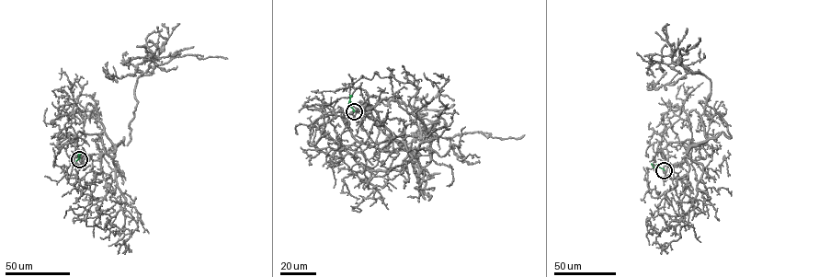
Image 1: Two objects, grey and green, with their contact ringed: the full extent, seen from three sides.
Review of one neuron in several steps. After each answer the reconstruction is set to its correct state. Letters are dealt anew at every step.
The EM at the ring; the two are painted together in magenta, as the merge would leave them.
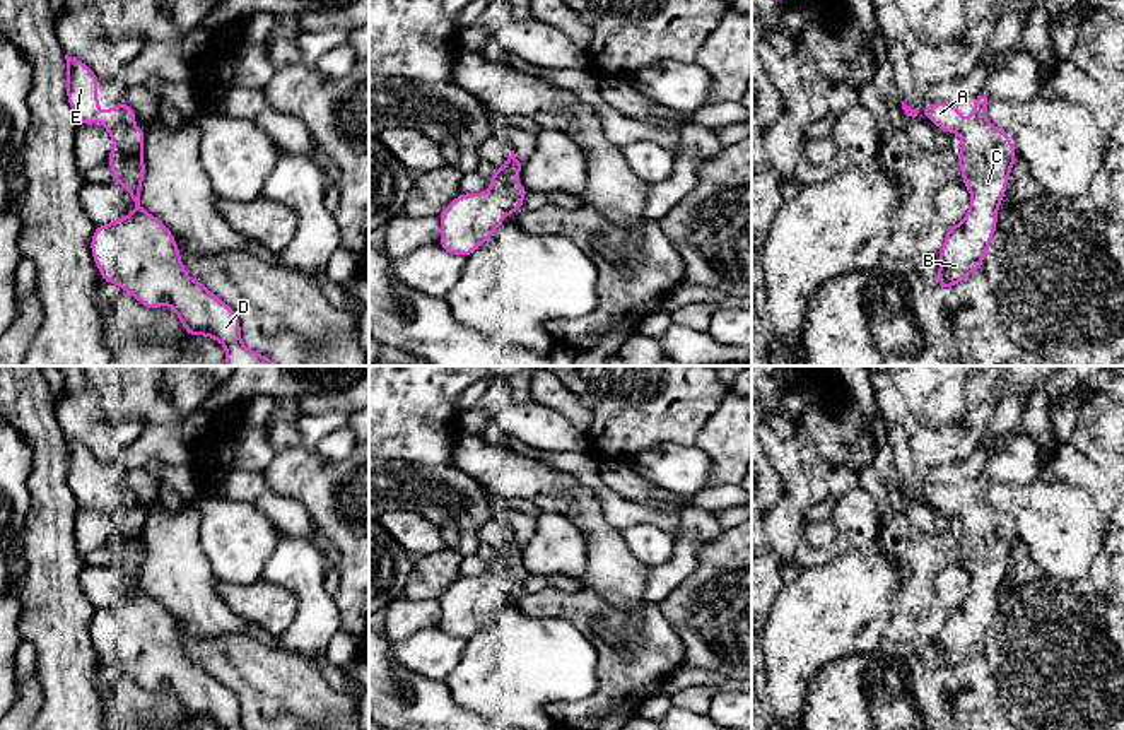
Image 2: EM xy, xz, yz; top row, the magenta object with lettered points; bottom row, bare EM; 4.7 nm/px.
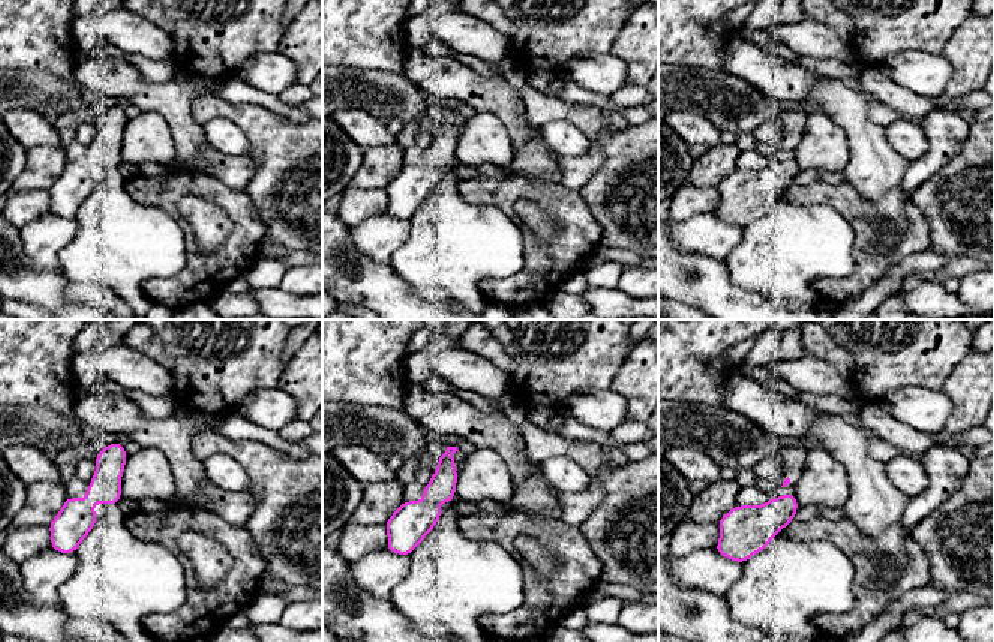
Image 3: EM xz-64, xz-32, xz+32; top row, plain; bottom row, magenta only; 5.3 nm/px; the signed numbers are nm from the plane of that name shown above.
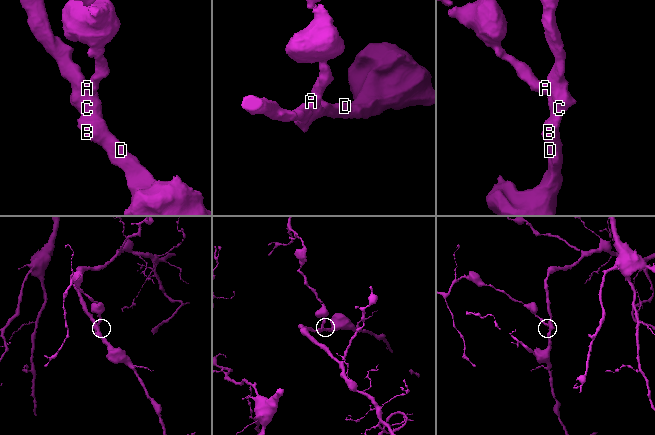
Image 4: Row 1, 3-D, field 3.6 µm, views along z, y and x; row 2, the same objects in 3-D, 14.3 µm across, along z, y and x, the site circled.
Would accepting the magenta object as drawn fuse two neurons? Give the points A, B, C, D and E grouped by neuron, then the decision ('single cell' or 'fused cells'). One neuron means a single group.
A B C D E; single cell

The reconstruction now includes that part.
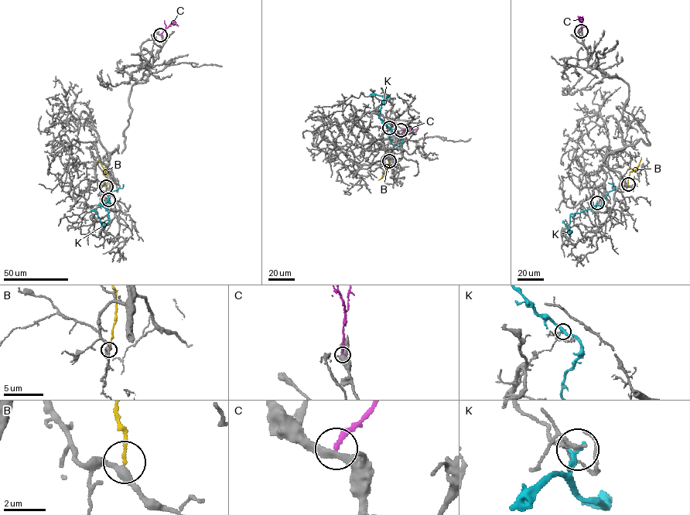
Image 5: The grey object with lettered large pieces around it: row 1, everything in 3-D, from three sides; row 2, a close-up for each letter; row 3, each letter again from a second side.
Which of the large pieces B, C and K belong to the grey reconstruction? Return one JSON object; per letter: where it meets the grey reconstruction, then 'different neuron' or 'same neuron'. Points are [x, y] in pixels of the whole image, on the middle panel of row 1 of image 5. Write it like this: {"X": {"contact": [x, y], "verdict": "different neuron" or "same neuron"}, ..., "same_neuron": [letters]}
{"B": {"contact": [389, 161], "verdict": "same neuron"}, "C": {"contact": [401, 130], "verdict": "different neuron"}, "K": {"contact": [389, 127], "verdict": "different neuron"}, "same_neuron": ["B"]}

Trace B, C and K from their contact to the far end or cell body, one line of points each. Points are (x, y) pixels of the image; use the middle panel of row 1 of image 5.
B: (389, 161), (386, 173), (378, 179)
C: (401, 130), (416, 128)
K: (389, 127), (379, 114), (382, 103), (389, 96), (374, 93), (369, 96)

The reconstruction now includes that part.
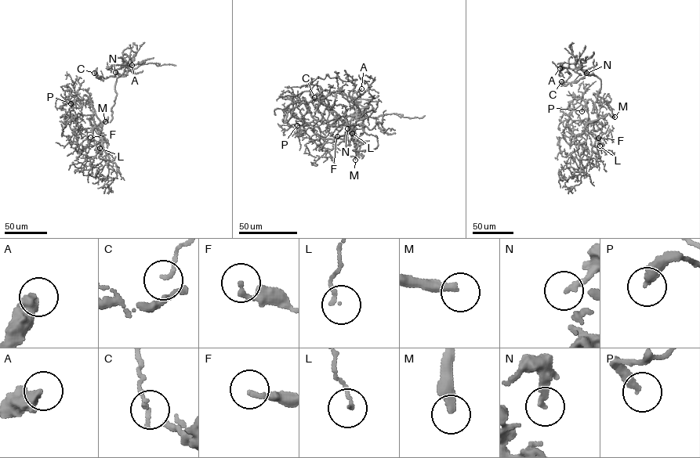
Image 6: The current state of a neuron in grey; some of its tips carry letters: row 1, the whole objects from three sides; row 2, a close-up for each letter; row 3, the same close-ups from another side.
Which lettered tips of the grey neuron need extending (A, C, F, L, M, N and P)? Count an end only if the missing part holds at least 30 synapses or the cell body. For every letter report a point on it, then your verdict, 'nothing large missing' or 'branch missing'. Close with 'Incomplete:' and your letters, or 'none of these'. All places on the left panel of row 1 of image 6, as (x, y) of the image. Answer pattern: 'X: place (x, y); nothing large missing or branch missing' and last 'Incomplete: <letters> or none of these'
A: place (132, 65); nothing large missing
C: place (94, 73); nothing large missing
F: place (90, 137); nothing large missing
L: place (99, 148); nothing large missing
M: place (105, 121); branch missing
N: place (115, 72); nothing large missing
P: place (70, 103); nothing large missing
Incomplete: M

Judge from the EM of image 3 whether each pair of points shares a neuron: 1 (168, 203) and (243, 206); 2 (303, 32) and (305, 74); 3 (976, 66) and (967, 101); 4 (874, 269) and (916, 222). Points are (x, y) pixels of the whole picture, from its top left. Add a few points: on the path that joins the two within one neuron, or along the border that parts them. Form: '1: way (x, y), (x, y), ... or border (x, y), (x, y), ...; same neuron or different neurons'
1: way (186, 189), (212, 189), (225, 198); same neuron
2: way (305, 42), (305, 63); same neuron
3: border (978, 89), (963, 95), (955, 102), (958, 110); different neurons
4: way (889, 258), (901, 255), (916, 237); same neuron

